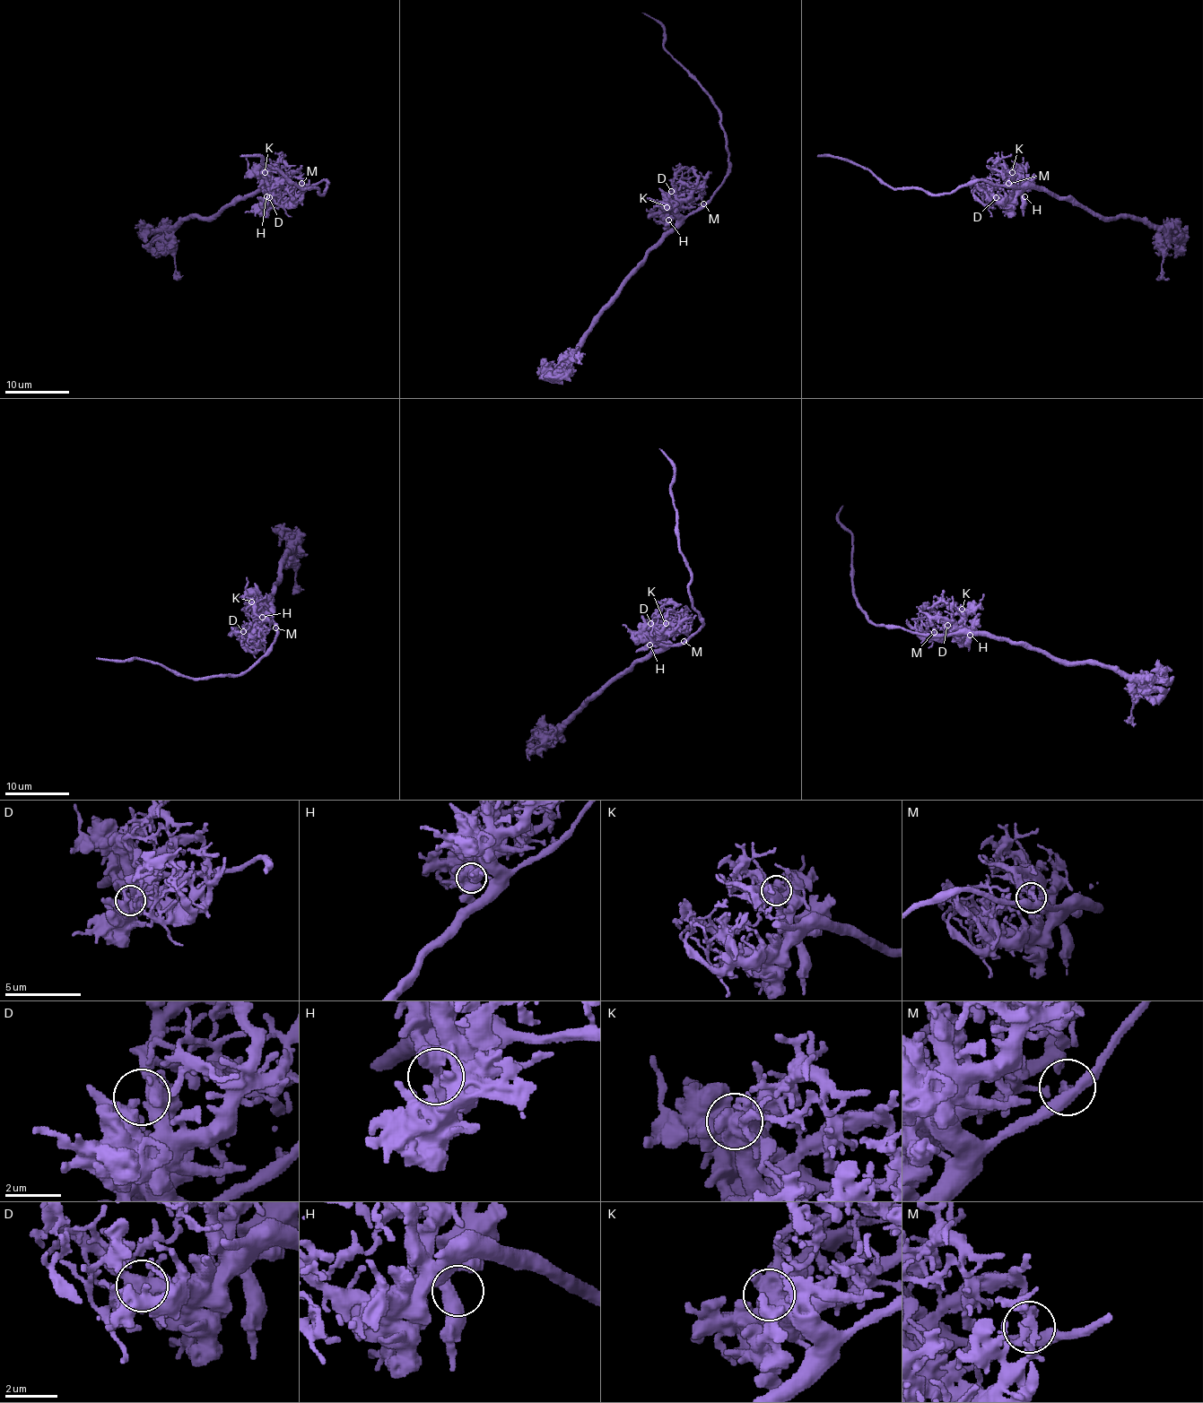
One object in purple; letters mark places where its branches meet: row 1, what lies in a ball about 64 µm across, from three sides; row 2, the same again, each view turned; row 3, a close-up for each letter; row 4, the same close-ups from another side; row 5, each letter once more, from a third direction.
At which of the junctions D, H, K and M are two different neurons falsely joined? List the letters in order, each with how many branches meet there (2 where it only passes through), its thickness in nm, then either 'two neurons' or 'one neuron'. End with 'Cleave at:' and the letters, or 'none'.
D: 6 branches meet; 380 nm thick; one neuron
H: 2 branches meet; 500 nm thick; one neuron
K: 5 branches meet; 650 nm thick; one neuron
M: 3 branches meet; 280 nm thick; one neuron
Cleave at: none

